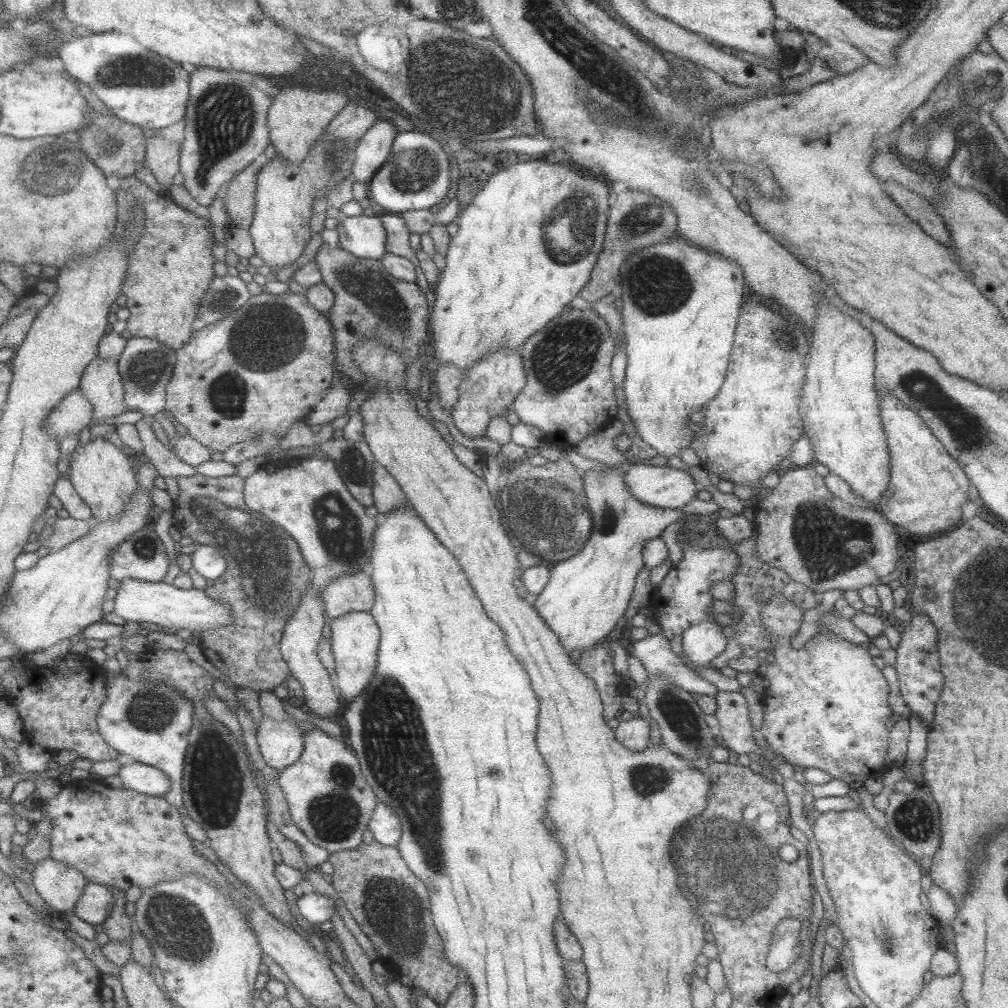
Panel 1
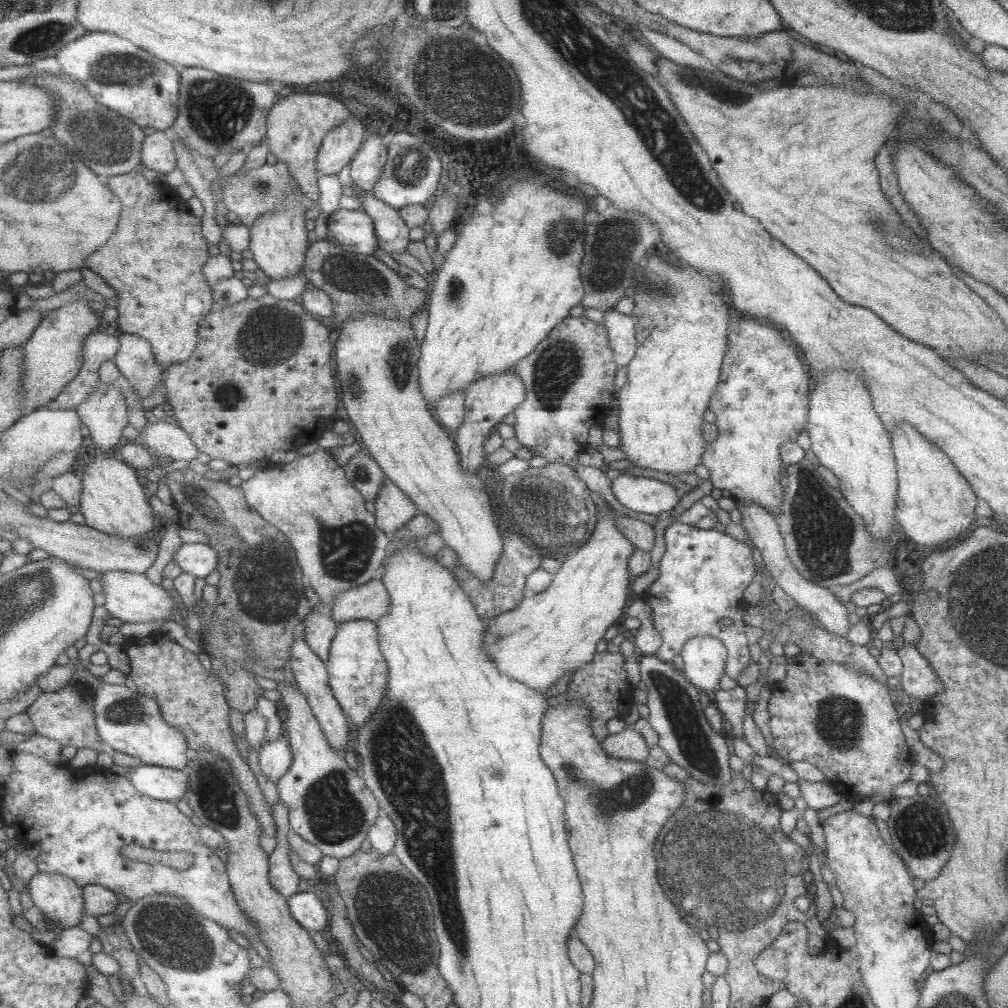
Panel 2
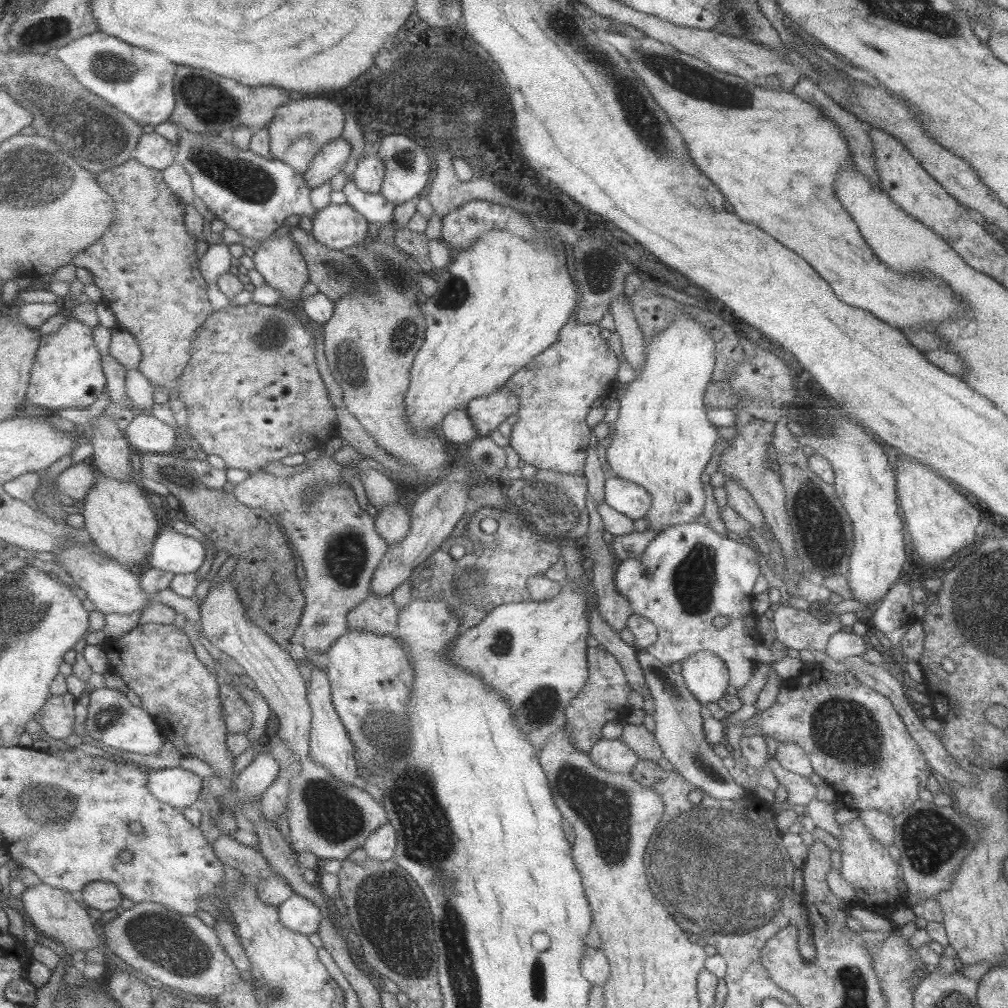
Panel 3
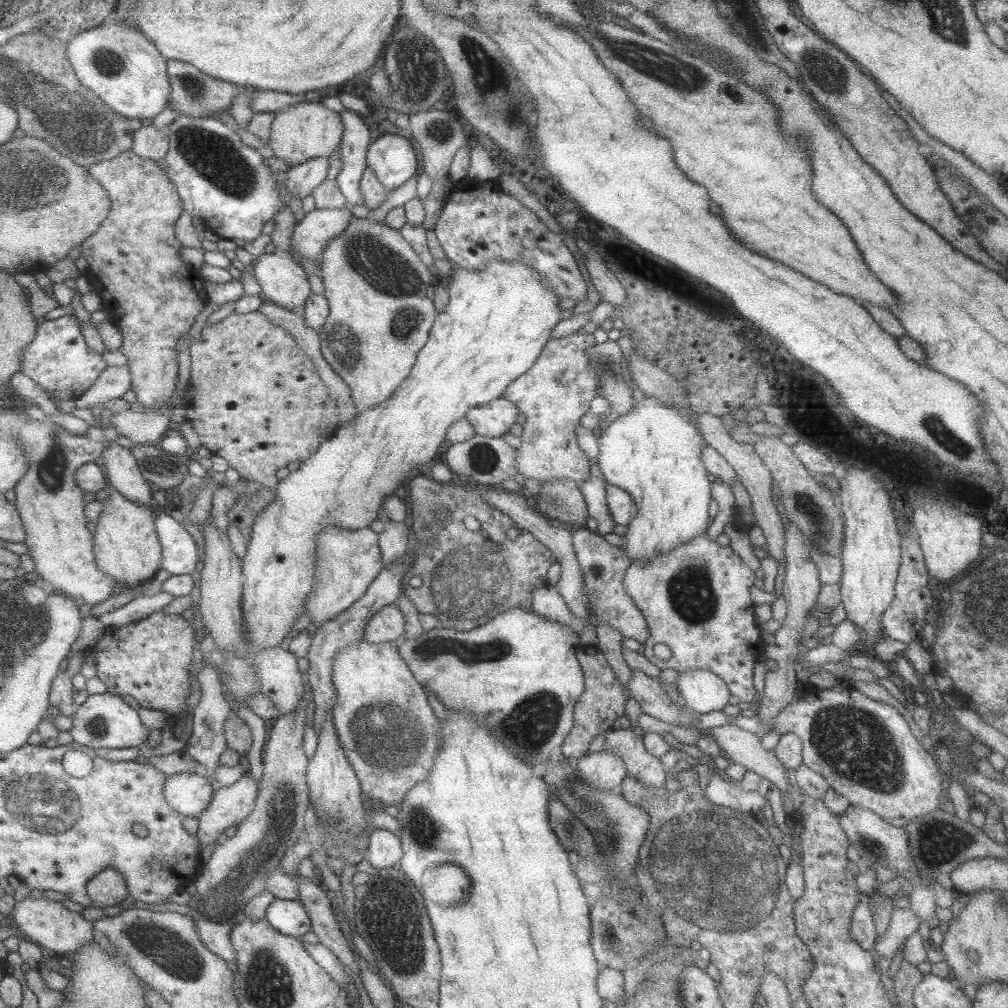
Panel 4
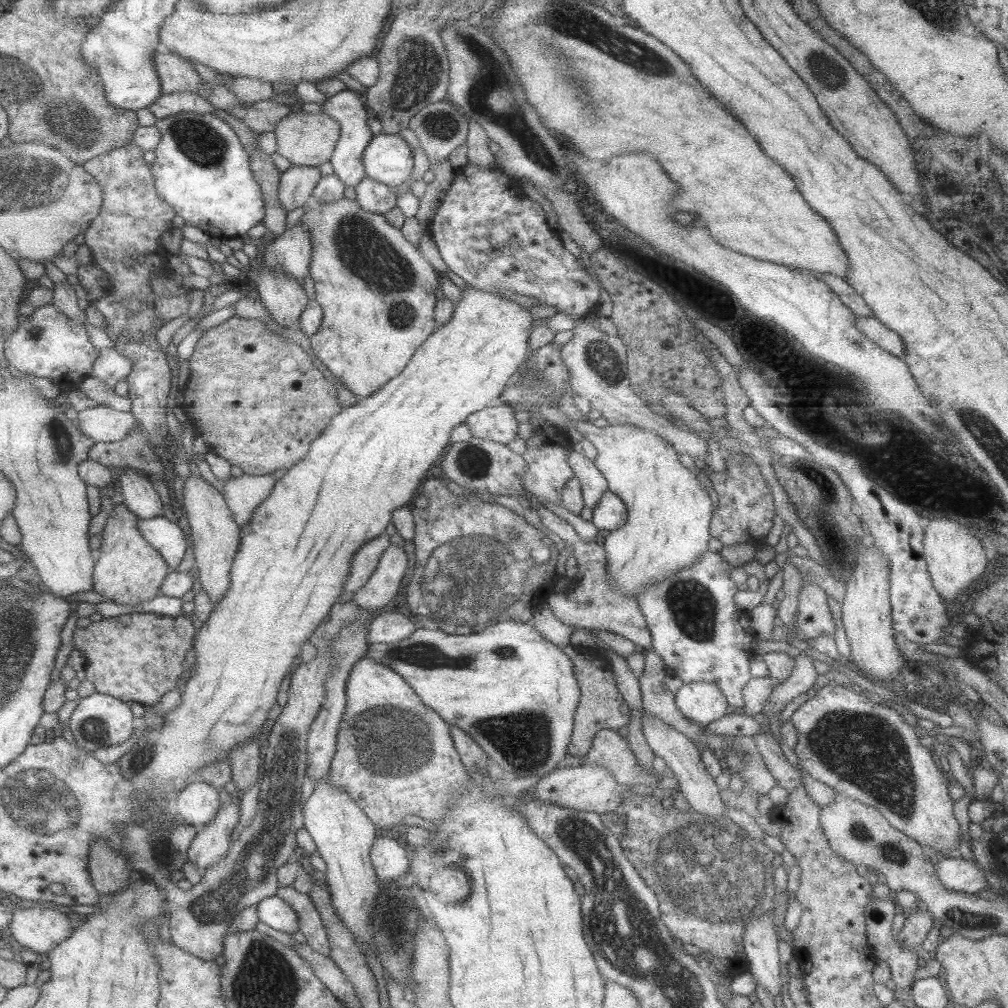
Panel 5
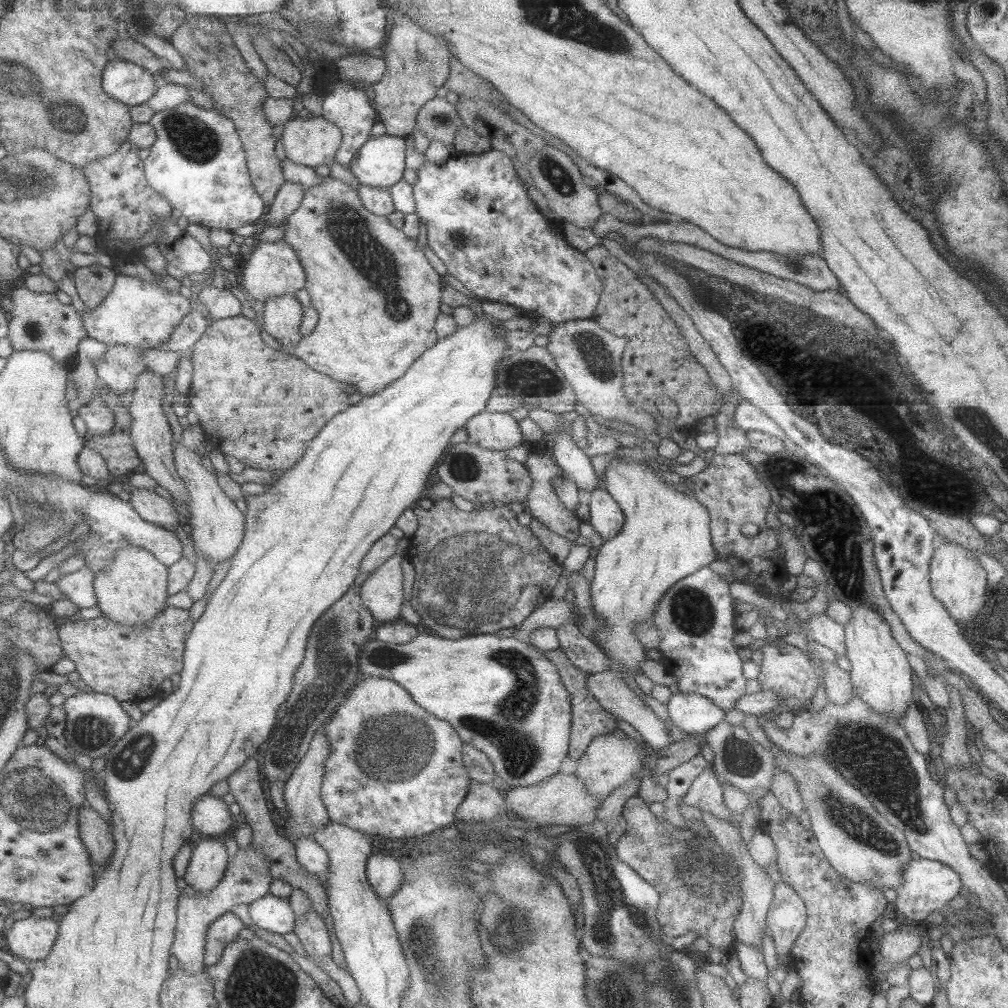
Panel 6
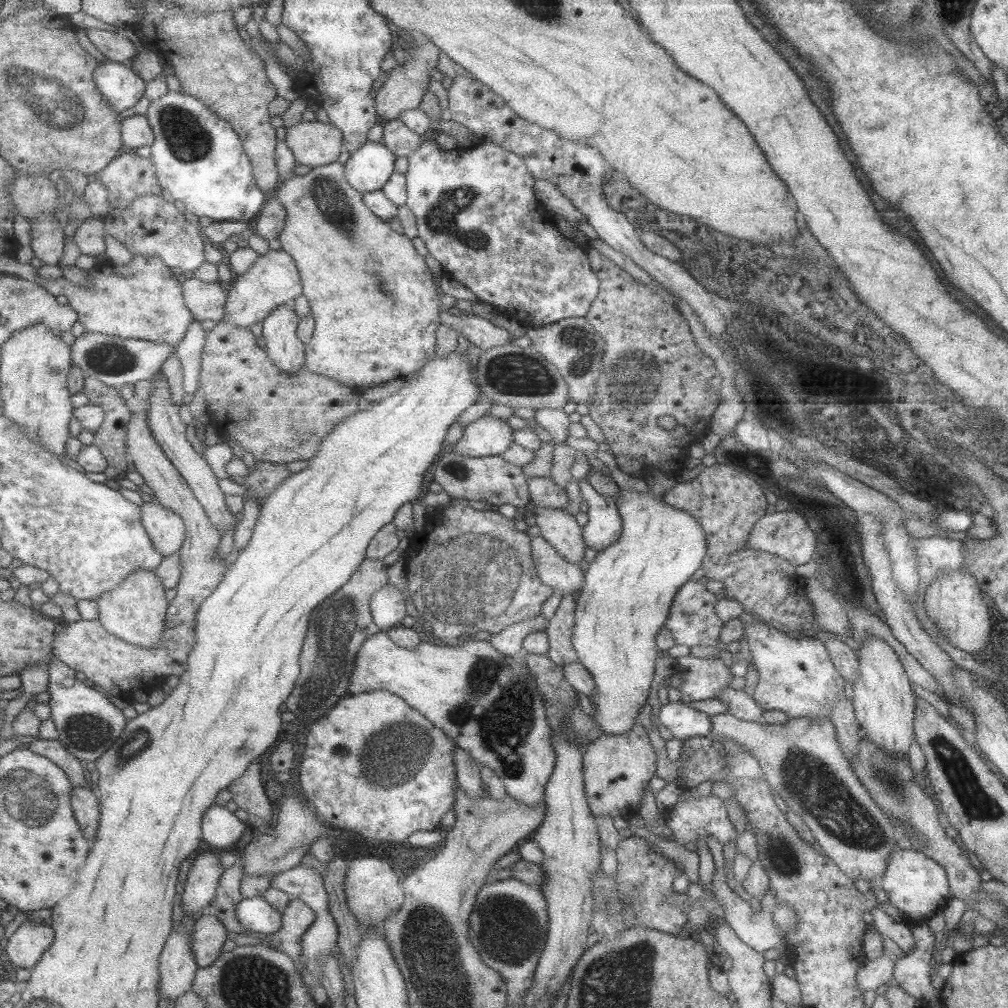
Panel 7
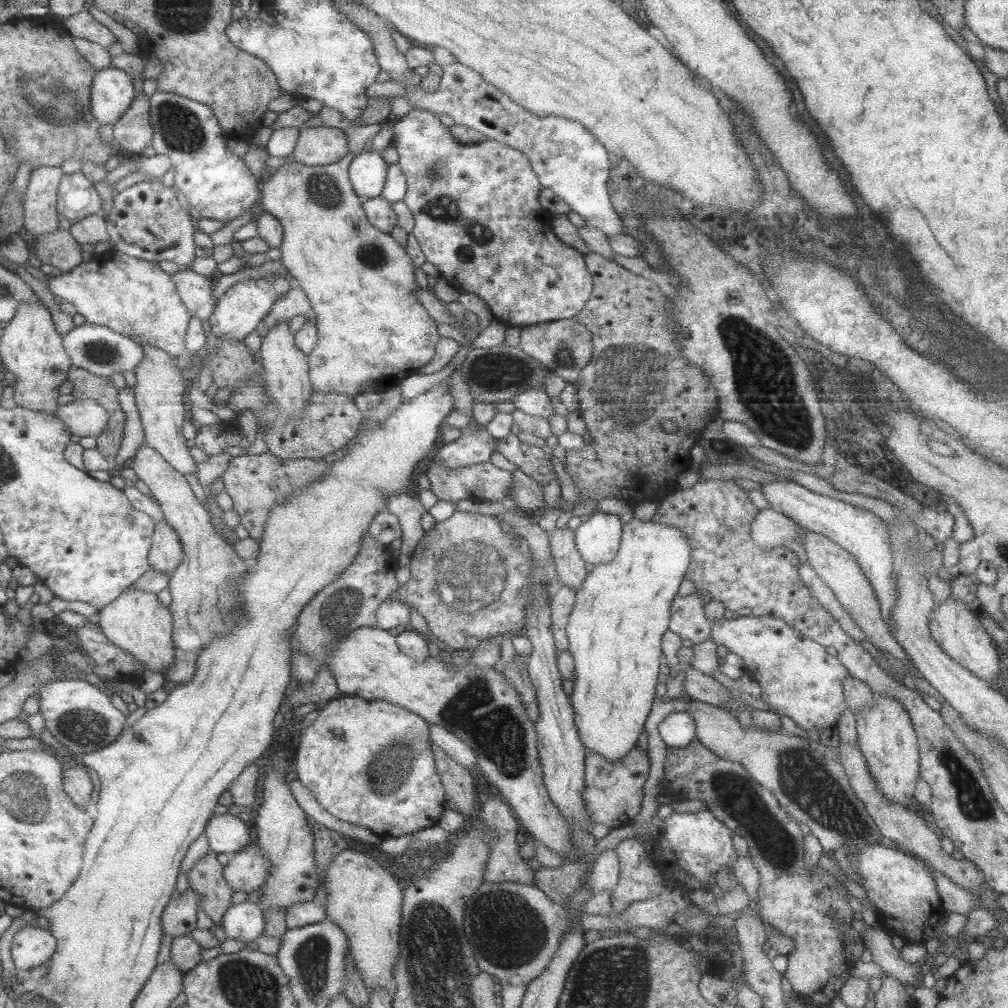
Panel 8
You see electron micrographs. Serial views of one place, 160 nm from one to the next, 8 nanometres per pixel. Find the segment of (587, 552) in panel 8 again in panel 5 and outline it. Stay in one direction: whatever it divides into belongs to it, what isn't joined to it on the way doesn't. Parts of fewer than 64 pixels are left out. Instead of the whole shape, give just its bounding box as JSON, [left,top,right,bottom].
[591,489,627,531]

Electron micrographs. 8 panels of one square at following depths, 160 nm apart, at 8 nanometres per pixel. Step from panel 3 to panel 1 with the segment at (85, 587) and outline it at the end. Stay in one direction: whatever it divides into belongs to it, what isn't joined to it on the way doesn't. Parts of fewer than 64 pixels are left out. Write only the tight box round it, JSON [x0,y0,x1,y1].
[113,578,234,633]

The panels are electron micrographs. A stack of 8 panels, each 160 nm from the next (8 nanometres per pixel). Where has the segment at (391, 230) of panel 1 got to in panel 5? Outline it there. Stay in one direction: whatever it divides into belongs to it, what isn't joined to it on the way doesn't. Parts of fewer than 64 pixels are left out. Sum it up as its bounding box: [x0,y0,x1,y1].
[321,89,375,188]

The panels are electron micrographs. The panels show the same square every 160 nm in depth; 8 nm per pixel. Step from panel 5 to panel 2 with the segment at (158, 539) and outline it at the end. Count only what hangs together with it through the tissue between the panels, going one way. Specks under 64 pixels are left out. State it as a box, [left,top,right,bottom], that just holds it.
[173,544,219,578]

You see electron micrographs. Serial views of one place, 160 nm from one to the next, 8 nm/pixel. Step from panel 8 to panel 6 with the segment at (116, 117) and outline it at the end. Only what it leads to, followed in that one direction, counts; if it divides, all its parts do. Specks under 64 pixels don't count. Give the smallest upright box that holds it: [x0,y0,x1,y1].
[104,55,159,108]

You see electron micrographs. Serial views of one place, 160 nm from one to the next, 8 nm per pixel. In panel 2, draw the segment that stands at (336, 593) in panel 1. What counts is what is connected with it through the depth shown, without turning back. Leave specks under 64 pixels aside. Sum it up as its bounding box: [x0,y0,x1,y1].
[333,565,392,624]

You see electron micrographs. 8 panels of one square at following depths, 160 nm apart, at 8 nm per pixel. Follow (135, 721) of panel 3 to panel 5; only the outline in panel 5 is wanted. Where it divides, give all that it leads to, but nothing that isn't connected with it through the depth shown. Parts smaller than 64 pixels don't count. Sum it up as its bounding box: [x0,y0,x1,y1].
[69,692,136,752]

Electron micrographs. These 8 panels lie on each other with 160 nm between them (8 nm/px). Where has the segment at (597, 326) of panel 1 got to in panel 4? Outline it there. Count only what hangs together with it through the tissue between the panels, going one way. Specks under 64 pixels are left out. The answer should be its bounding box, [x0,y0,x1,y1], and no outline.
[503,332,598,483]

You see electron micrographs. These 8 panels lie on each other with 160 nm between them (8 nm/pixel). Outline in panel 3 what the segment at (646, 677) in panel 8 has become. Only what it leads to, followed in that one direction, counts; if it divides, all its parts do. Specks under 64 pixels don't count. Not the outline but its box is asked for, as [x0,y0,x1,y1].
[605,314,717,531]

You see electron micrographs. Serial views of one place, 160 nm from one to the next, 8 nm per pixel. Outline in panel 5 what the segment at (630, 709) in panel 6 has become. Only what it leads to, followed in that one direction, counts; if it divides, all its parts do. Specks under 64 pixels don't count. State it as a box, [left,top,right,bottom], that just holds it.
[639,710,726,817]

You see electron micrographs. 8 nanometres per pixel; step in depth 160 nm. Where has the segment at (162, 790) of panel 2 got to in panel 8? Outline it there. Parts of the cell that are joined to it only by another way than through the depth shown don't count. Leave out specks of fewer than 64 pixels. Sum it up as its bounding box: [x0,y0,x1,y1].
[205,813,251,853]

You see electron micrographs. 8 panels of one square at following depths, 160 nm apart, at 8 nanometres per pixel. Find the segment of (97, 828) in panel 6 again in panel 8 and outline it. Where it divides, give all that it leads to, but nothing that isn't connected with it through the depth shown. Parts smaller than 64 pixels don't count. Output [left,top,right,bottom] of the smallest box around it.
[64,764,93,810]

